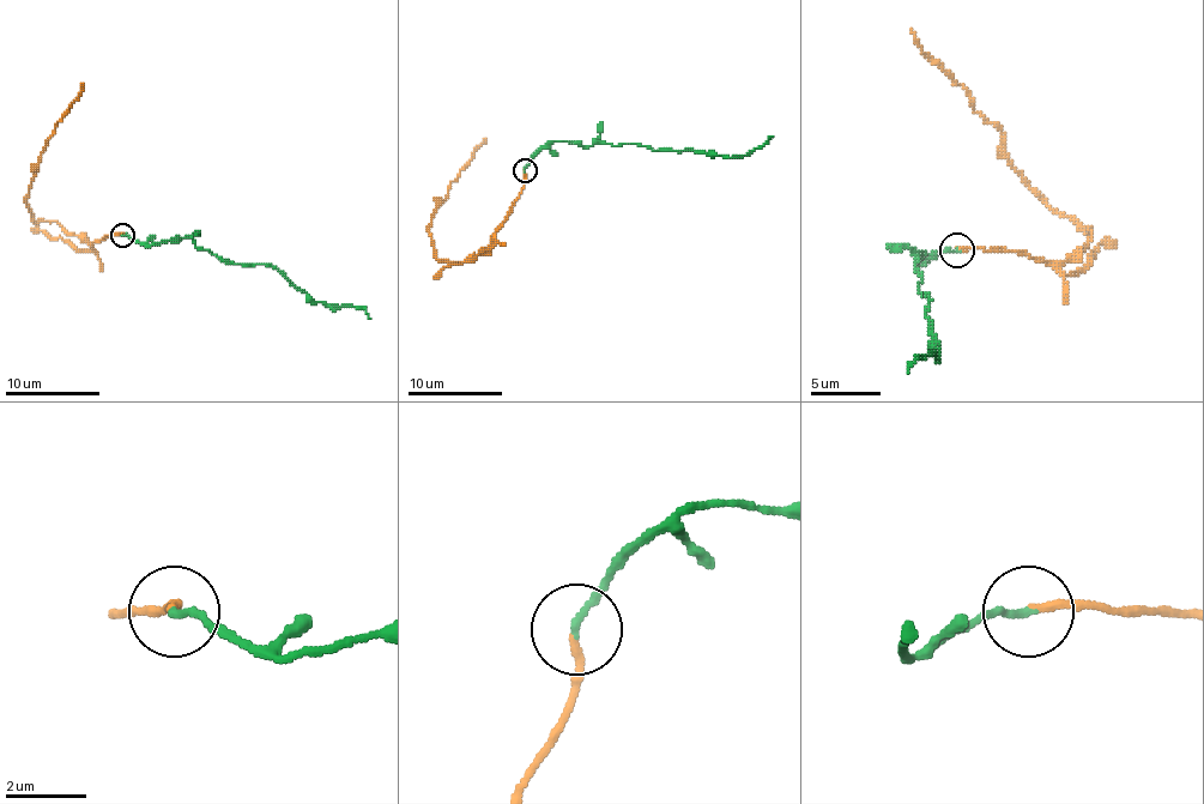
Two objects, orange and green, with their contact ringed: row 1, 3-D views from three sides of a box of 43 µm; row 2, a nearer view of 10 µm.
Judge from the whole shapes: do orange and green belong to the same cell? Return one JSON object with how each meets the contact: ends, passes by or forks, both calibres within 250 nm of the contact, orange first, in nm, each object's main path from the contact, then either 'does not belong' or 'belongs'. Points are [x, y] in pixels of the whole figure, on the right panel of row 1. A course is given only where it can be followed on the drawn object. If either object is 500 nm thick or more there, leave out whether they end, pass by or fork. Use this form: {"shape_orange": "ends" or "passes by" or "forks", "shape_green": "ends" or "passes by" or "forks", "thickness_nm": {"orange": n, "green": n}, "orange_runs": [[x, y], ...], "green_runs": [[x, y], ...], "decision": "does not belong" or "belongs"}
{"shape_orange": "ends", "shape_green": "ends", "thickness_nm": {"orange": 200, "green": 190}, "orange_runs": [[956, 248], [1068, 261], [1091, 230], [1046, 203], [1015, 168], [1005, 137], [921, 50], [912, 29]], "green_runs": [[956, 251], [925, 261], [914, 261], [921, 254], [914, 258], [939, 351], [921, 355], [908, 373]], "decision": "does not belong"}

